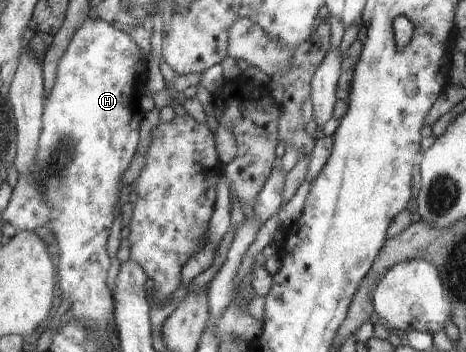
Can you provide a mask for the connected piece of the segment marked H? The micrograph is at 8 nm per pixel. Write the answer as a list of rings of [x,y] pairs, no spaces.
[[[88,16],[85,21],[75,29],[75,33],[73,33],[73,37],[71,37],[67,49],[65,49],[63,55],[61,55],[59,59],[53,89],[51,89],[49,95],[46,95],[44,101],[42,129],[39,134],[37,153],[33,159],[35,176],[32,180],[35,182],[32,184],[41,192],[41,197],[43,197],[45,205],[49,207],[49,219],[46,220],[43,227],[47,227],[53,232],[60,248],[60,261],[57,269],[60,269],[61,298],[65,298],[69,301],[70,309],[73,311],[75,320],[84,321],[89,329],[92,329],[95,333],[99,333],[99,335],[107,335],[107,329],[109,329],[111,321],[114,321],[114,299],[111,291],[107,289],[107,273],[109,273],[109,268],[111,267],[111,261],[109,255],[107,255],[107,237],[109,237],[113,220],[116,218],[115,207],[119,205],[118,198],[121,175],[123,175],[123,172],[129,167],[131,158],[137,152],[137,145],[139,144],[139,125],[141,125],[145,112],[141,108],[139,100],[147,92],[145,79],[147,79],[147,65],[142,51],[135,41],[124,31],[115,29],[113,24],[101,20],[100,18],[94,19]]]

